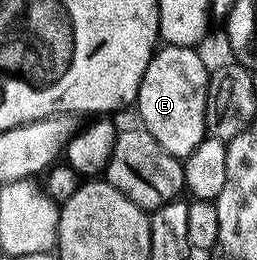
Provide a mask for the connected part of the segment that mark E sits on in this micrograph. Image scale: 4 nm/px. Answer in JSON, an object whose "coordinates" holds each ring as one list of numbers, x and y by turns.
{"coordinates":[[166,45,159,48,148,63,144,71,144,79,138,88,136,110,138,109,138,117,142,120,139,121,141,128,147,129,152,139,156,139,160,147,164,147,164,151,168,151,173,157,179,159,192,155,192,151,196,151,196,147,208,136,206,132,206,88,210,82,211,70,206,69,198,52,197,48,189,49,179,45]]}

